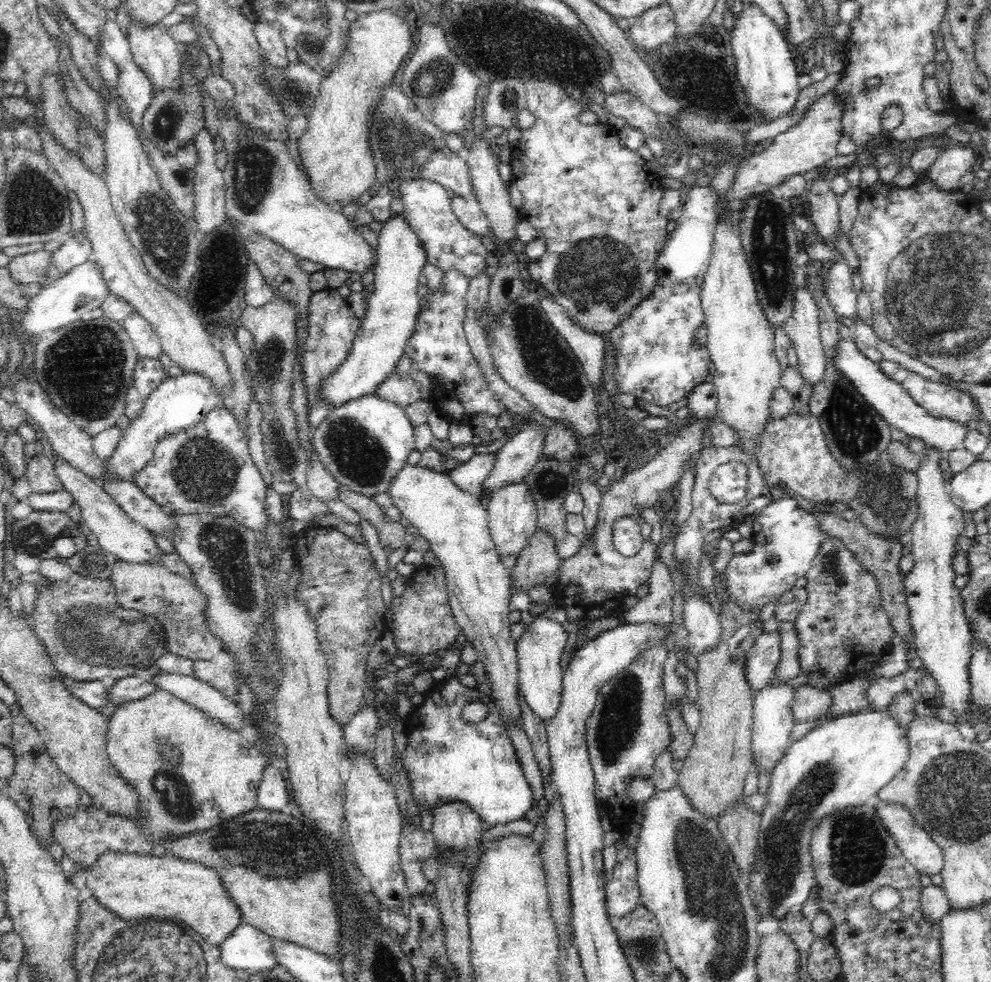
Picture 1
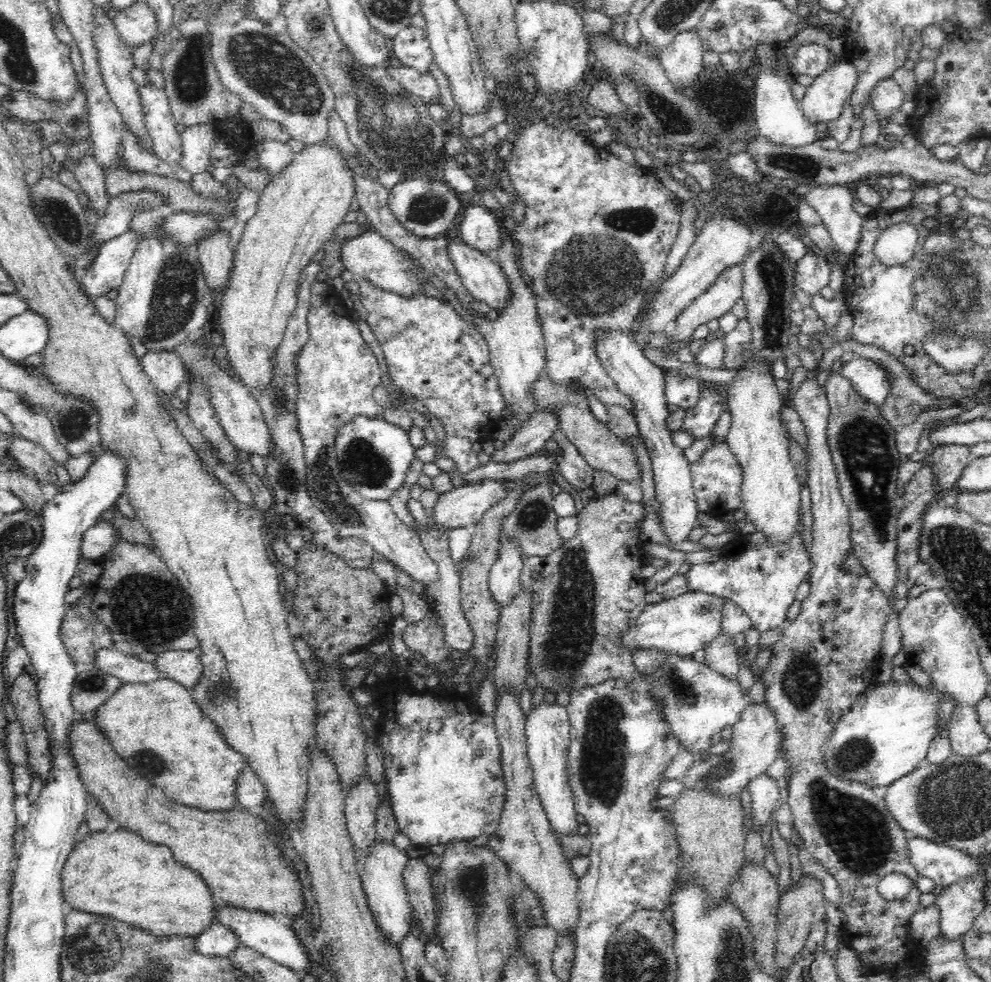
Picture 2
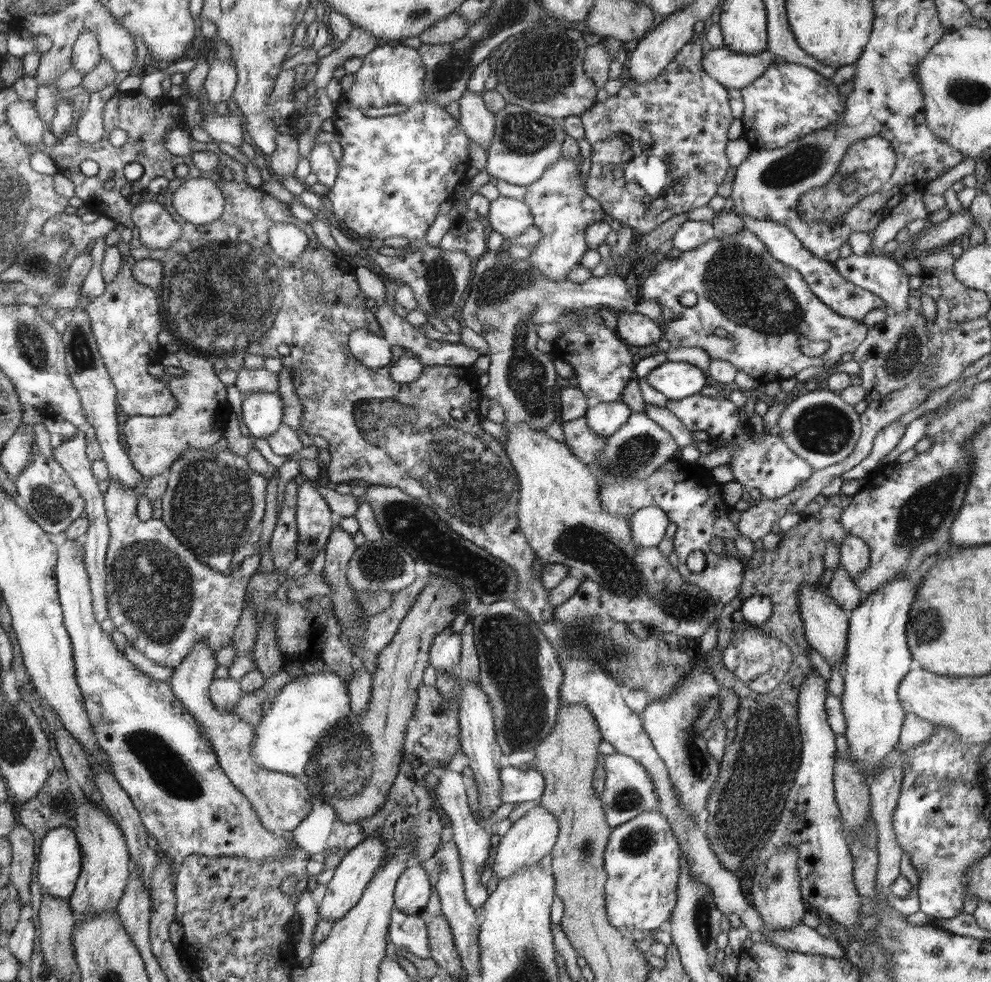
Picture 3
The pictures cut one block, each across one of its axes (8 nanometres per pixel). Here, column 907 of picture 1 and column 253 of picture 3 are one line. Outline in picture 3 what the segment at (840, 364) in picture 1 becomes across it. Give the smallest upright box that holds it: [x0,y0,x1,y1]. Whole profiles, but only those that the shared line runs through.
[240,391,284,440]

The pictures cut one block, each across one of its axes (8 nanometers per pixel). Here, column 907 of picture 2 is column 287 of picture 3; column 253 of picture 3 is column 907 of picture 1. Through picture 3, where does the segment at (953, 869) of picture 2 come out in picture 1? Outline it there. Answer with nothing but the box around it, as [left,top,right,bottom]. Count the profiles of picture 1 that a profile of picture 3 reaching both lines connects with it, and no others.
[874,801,945,876]

